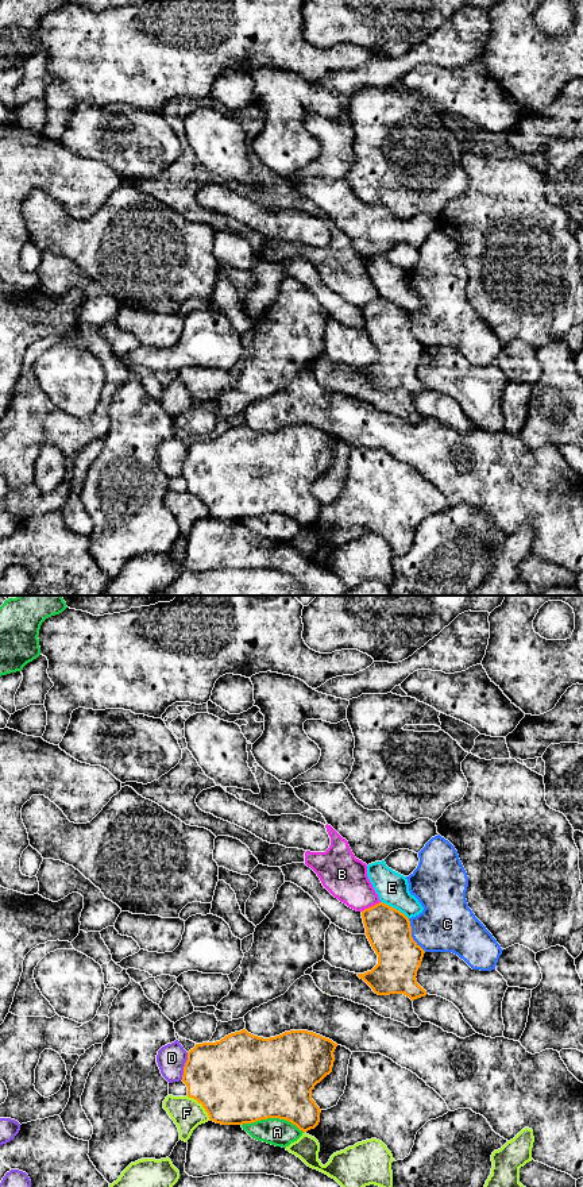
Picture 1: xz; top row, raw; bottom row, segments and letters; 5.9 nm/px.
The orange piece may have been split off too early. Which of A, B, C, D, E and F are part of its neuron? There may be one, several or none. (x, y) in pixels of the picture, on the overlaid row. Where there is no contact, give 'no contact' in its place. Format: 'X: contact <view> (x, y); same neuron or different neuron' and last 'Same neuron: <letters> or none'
A: contact xz (273, 1117); different neuron
B: contact xz (371, 906); different neuron
C: contact xz (410, 935); different neuron
D: contact xz (185, 1066); different neuron
E: contact xz (393, 908); different neuron
F: contact xz (201, 1103); different neuron
Same neuron: none

